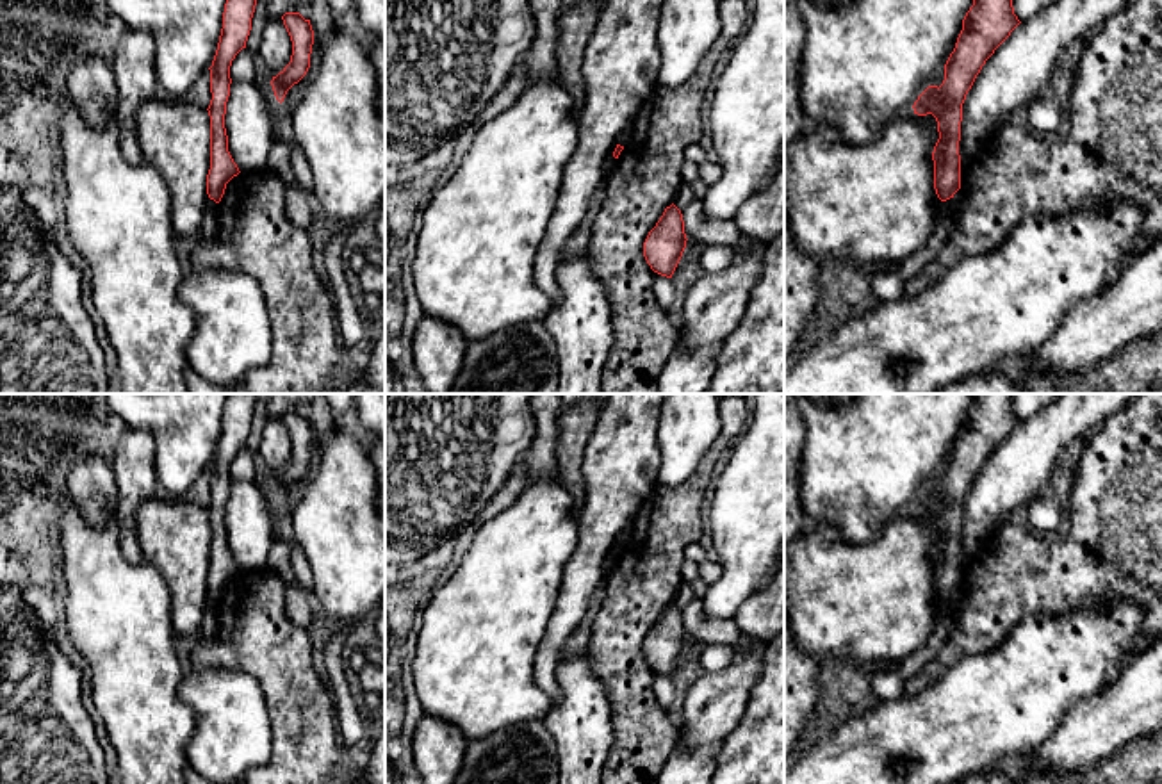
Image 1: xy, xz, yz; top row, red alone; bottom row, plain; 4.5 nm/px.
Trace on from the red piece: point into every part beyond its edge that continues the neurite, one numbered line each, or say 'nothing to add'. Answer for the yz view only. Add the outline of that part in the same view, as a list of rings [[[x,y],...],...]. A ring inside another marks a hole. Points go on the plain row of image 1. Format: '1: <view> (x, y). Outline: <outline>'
nothing to add

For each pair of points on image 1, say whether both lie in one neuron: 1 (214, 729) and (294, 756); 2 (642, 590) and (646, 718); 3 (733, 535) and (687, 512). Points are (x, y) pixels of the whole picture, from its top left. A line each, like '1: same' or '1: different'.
1: different
2: same
3: different

